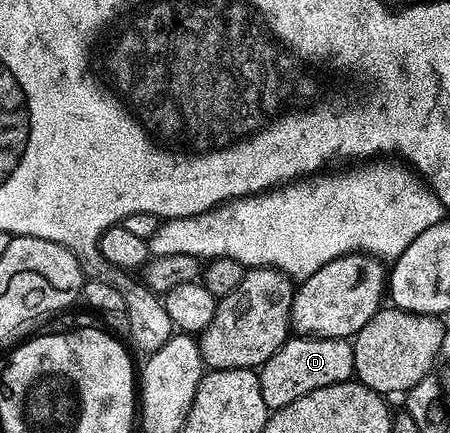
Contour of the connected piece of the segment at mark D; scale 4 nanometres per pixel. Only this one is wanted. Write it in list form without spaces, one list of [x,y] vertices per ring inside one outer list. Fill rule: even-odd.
[[[293,336],[278,352],[270,355],[258,372],[262,403],[266,403],[268,410],[275,411],[286,407],[286,403],[294,403],[294,399],[302,399],[302,395],[310,395],[310,391],[318,391],[318,387],[353,380],[356,368],[352,343],[342,337]]]

